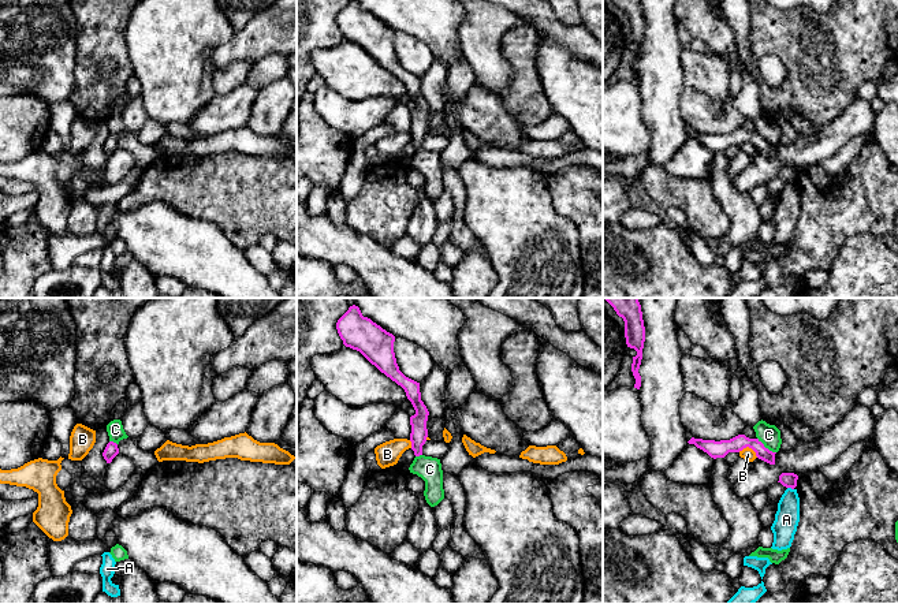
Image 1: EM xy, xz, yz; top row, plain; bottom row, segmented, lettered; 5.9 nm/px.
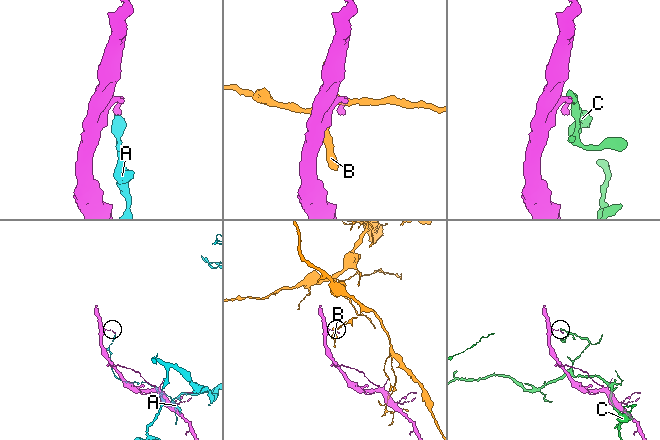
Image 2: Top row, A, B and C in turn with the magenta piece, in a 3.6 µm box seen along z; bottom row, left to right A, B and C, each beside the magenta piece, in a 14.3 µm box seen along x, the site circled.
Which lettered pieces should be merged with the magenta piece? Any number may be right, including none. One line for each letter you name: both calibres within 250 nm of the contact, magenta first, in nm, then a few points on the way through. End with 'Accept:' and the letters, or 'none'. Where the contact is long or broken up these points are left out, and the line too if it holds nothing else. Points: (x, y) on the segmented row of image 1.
Accept: none

